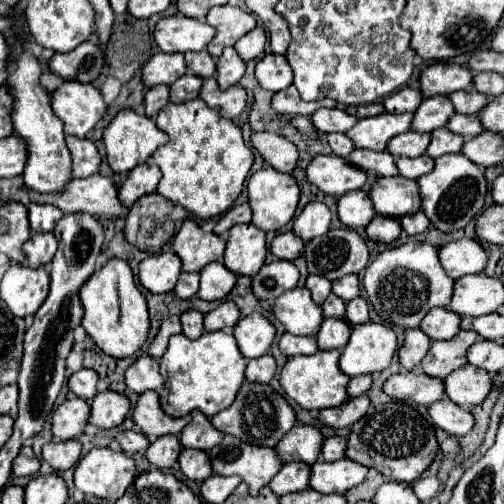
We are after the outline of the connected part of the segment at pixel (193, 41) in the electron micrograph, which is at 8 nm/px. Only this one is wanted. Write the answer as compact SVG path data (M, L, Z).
M169 16L157 22L153 36L163 52L201 52L215 36L215 28L205 20L195 20L189 16Z

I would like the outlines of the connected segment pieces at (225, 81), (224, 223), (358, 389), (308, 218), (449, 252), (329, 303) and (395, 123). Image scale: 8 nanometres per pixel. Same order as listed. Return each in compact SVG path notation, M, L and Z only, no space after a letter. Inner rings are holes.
M225 48L223 54L217 60L217 82L221 90L227 90L239 82L239 78L245 74L245 62L237 54L235 48Z
M249 204L233 206L233 208L227 210L227 212L221 216L221 220L217 222L217 226L215 226L215 234L219 234L219 236L225 238L231 226L241 224L241 222L251 222L251 216L253 216L253 214L251 214L251 206L249 206Z
M371 374L355 376L355 378L351 378L351 382L347 386L347 394L349 396L361 396L371 388L371 384L373 384L373 376Z
M309 202L293 224L293 234L297 234L305 242L323 236L329 230L331 230L331 212L323 202Z
M461 238L445 244L439 250L439 258L445 266L445 272L455 280L465 274L479 274L487 266L485 248L471 238Z
M329 294L329 298L323 302L321 308L323 308L325 316L331 316L331 318L343 318L345 316L345 302L335 294Z
M381 114L375 118L361 118L347 134L355 142L357 148L369 148L375 152L383 152L387 148L387 142L411 130L413 114Z

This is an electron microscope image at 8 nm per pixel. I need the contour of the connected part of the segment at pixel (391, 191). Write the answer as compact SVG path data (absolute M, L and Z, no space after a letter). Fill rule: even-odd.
M393 176L393 178L379 178L371 192L369 192L375 212L381 216L391 216L391 218L401 218L409 214L415 214L421 210L421 196L419 196L419 186L415 180L403 178L403 176Z

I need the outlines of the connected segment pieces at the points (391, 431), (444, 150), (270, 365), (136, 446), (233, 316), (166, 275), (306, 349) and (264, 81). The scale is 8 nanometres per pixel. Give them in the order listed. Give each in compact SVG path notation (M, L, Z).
M389 402L385 406L371 406L365 418L351 426L351 436L347 442L347 458L367 466L377 468L383 476L397 482L415 482L435 460L439 450L435 428L409 404Z
M449 128L433 130L427 154L431 158L439 158L443 154L457 154L457 152L461 152L463 142L465 142L465 138L461 134L453 134Z
M271 354L259 356L255 360L247 362L247 370L245 370L245 378L249 382L261 382L261 384L269 384L273 374L277 370L277 362Z
M125 430L125 432L119 432L117 438L119 446L127 452L127 454L135 454L135 452L145 452L149 448L149 438L139 432L139 430Z
M223 302L219 308L205 314L205 332L215 332L215 330L231 332L233 326L239 322L239 318L241 318L241 312L239 312L237 304Z
M173 250L153 254L139 264L139 280L149 292L171 292L181 276L181 260Z
M285 332L279 340L279 350L285 356L297 356L297 354L315 354L319 348L313 336L295 336Z
M267 54L263 56L255 66L255 76L261 84L261 88L279 92L293 84L293 74L289 70L287 58L279 54Z

